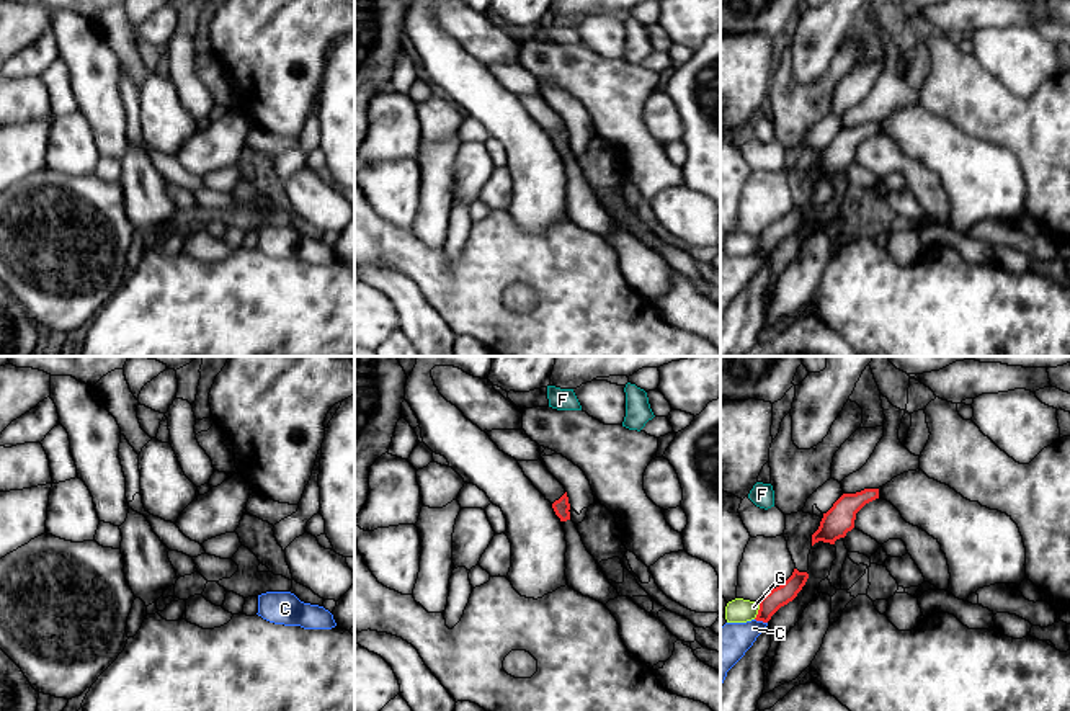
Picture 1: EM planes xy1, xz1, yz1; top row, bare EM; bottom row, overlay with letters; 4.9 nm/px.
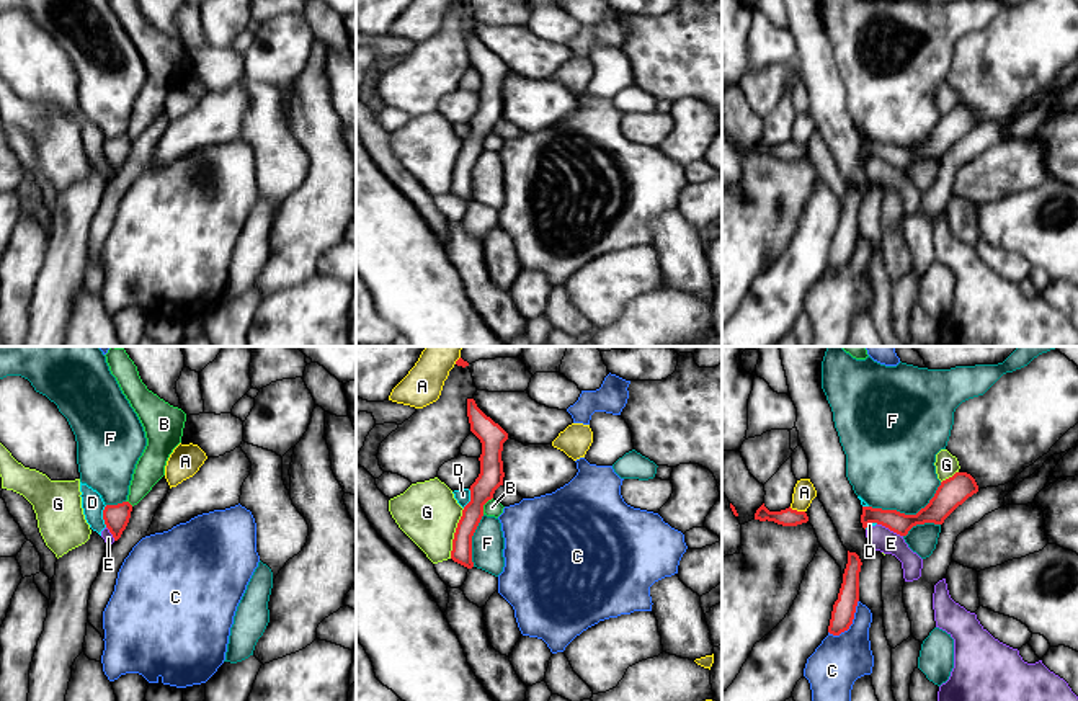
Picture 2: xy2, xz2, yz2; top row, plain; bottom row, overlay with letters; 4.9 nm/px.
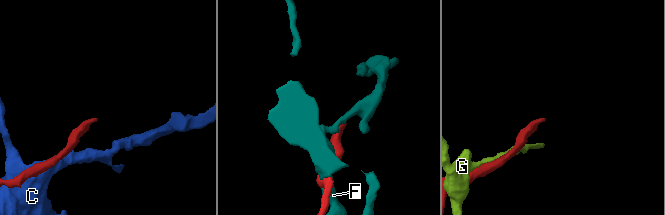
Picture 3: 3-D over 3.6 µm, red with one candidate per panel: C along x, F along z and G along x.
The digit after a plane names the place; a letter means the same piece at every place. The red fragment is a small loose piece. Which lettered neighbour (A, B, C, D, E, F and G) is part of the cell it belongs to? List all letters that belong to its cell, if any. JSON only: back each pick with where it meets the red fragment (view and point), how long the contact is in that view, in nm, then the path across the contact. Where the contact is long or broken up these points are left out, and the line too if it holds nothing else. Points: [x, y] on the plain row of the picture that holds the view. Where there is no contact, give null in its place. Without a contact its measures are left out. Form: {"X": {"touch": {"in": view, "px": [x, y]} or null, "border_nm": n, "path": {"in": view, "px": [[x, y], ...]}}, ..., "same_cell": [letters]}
{"same_cell": []}

